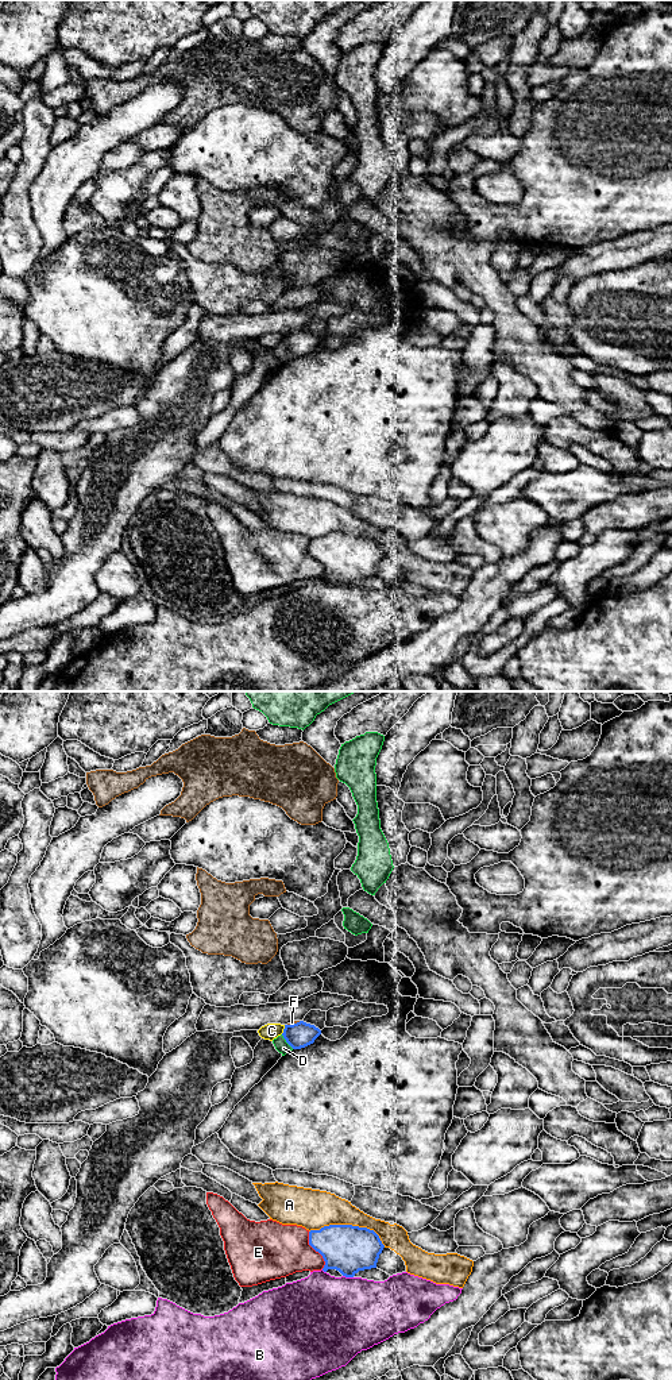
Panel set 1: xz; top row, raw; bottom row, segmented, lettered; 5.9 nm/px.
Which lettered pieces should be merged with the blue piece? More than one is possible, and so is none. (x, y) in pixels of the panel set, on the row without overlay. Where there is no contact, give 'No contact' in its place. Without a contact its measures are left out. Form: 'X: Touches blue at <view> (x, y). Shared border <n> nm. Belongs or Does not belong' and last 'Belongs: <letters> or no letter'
A: Touches blue at xz (350, 534). Shared border 460 nm. Does not belong
B: Touches blue at xz (348, 585). Shared border 70 nm. Does not belong
C: Touches blue at xz (284, 338). Shared border 60 nm. Does not belong
D: Touches blue at xz (286, 350). Shared border 120 nm. Does not belong
E: Touches blue at xz (316, 559). Shared border 240 nm. Does not belong
F: Touches blue at xz (293, 332). Shared border 80 nm. Does not belong
Belongs: no letter

